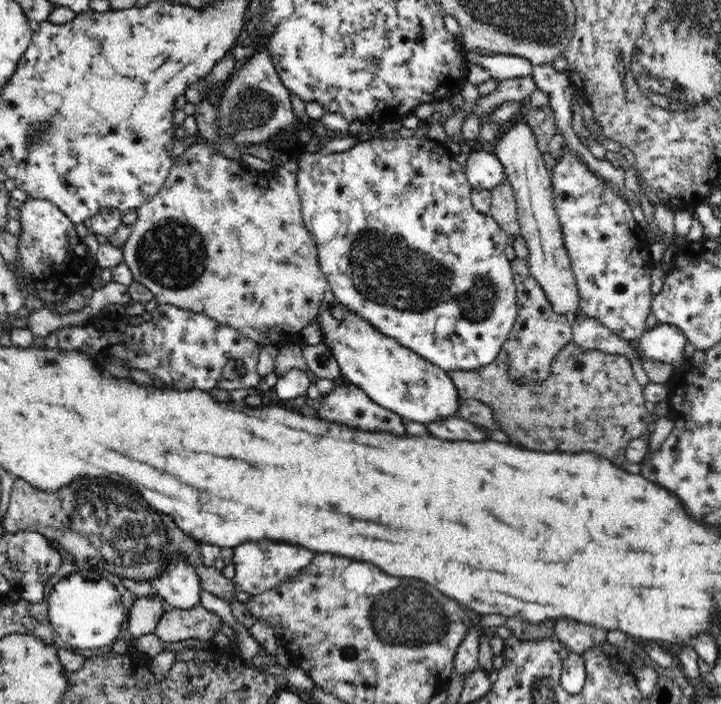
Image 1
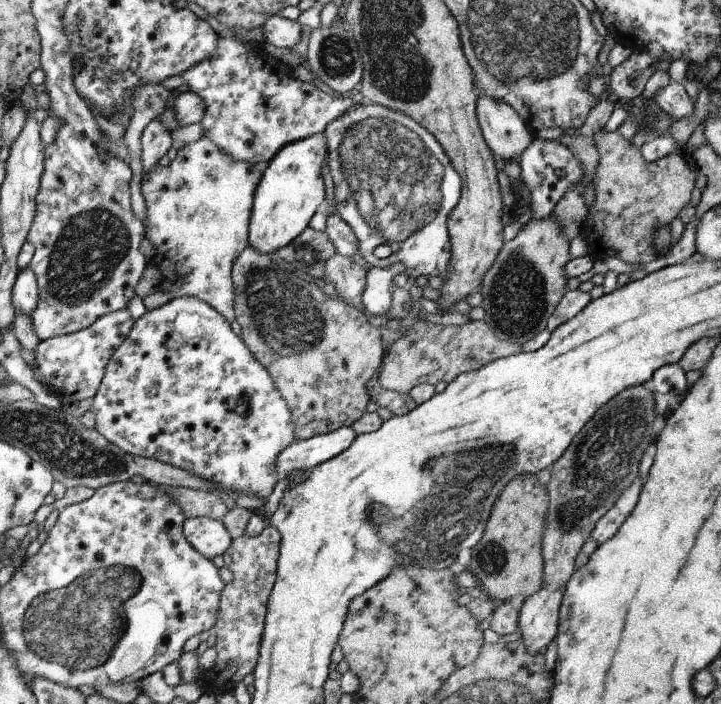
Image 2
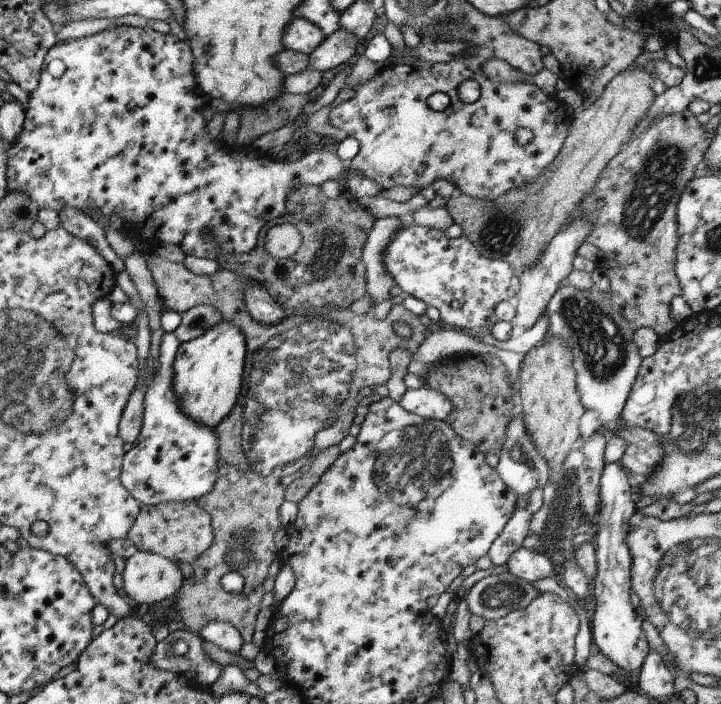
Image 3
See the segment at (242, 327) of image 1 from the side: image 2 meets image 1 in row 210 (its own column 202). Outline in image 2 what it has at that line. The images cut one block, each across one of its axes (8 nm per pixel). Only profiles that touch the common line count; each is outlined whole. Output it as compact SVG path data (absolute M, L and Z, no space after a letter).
M204 136L196 142L182 147L168 166L156 165L149 177L141 181L141 191L147 206L146 238L156 249L155 258L160 260L161 276L166 282L160 283L163 292L170 292L173 298L189 296L207 302L229 323L235 320L233 307L235 294L232 267L240 253L249 246L249 220L252 214L253 198L263 172L256 164L234 160L229 154Z

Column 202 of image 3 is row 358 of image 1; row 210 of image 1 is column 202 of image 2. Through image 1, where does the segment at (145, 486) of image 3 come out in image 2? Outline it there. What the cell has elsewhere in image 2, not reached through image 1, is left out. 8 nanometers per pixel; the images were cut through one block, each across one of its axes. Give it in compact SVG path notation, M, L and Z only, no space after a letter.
M183 296L172 299L159 308L147 310L138 319L138 326L133 327L134 334L129 334L130 338L125 338L126 346L122 346L122 350L114 354L114 362L110 362L110 370L105 370L106 382L101 382L102 394L98 394L98 398L93 398L91 410L96 415L95 429L128 454L159 460L202 477L212 485L217 485L219 490L216 490L216 494L231 491L247 497L258 496L266 501L279 481L278 474L274 472L278 455L296 440L290 409L276 388L270 373L254 358L241 337L232 331L230 323L217 310L199 298Z

